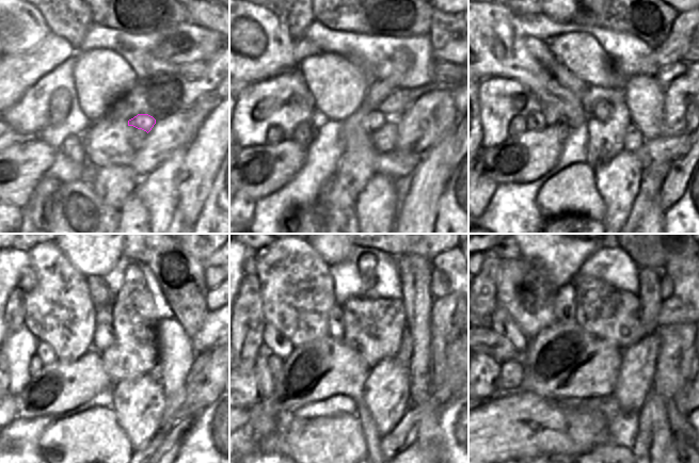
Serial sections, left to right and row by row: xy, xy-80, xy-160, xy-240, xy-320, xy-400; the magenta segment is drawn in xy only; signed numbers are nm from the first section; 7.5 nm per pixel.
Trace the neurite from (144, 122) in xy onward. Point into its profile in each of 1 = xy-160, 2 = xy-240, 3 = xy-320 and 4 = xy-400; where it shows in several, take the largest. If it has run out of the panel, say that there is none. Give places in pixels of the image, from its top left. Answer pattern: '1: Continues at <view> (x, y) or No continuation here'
1: Continues at xy-160 (596, 101)
2: Continues at xy-240 (104, 338)
3: Continues at xy-320 (335, 317)
4: Continues at xy-400 (565, 307)

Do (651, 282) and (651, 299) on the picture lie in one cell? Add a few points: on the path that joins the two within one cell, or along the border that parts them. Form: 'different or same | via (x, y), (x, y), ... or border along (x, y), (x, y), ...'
same | via (651, 286), (651, 294)

